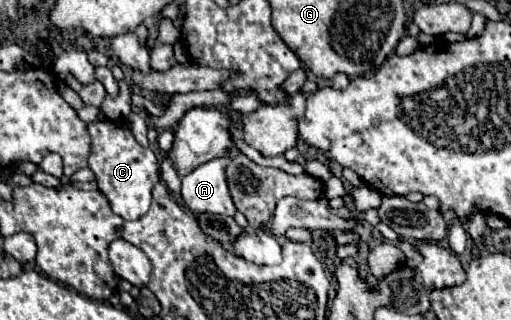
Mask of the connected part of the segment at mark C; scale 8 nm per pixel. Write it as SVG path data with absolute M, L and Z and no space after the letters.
M95 120L87 124L87 132L91 136L89 168L95 174L99 190L109 200L111 210L125 220L141 218L149 210L151 190L159 182L159 162L153 150L139 146L127 124L119 120Z

